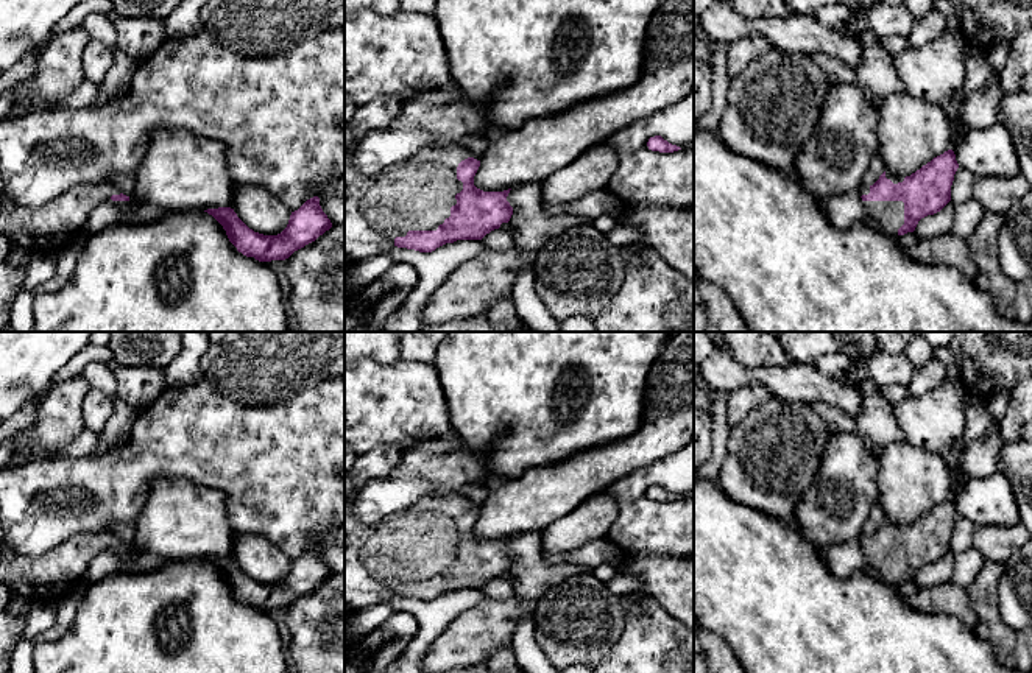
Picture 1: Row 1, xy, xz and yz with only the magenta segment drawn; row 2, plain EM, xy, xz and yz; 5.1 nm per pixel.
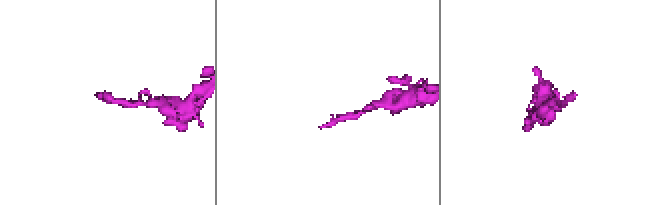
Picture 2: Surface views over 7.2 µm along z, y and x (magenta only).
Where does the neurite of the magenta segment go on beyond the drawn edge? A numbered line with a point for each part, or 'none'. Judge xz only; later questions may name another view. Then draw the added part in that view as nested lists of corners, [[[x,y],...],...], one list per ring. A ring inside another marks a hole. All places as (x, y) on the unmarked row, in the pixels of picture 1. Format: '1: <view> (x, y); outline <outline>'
1: xz (415, 544); outline [[[424,495],[412,508],[368,527],[355,519],[349,500],[345,505],[345,606],[357,611],[387,603],[394,597],[394,587],[405,586],[408,580],[436,580],[451,566],[455,544],[463,539],[457,516],[468,506],[471,503],[465,497]]]

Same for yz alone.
1: yz (889, 564); outline [[[864,550],[870,567],[887,586],[898,586],[898,578],[904,573],[903,550]]]

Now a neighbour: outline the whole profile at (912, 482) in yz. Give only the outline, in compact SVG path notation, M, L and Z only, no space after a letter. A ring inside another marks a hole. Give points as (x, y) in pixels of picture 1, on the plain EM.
M904 439L889 444L878 463L878 500L885 522L910 525L934 506L952 499L952 470L938 453L921 450Z

